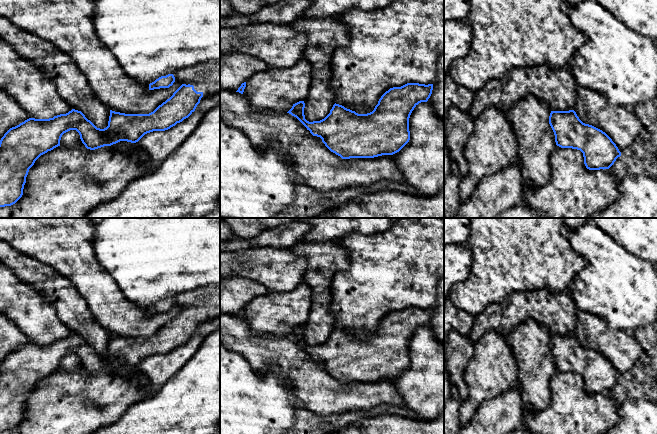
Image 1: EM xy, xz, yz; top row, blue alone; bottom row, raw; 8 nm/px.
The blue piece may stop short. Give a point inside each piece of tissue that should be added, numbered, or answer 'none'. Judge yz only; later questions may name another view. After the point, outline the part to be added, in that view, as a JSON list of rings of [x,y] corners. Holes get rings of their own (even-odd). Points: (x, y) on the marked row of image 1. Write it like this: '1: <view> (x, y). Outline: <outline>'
none

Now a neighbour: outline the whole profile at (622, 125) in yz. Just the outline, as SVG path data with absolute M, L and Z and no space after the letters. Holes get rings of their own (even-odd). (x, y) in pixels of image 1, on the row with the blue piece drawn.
M576 86L573 110L583 123L605 132L621 153L628 150L642 128L634 110L610 105L603 94L585 87Z

